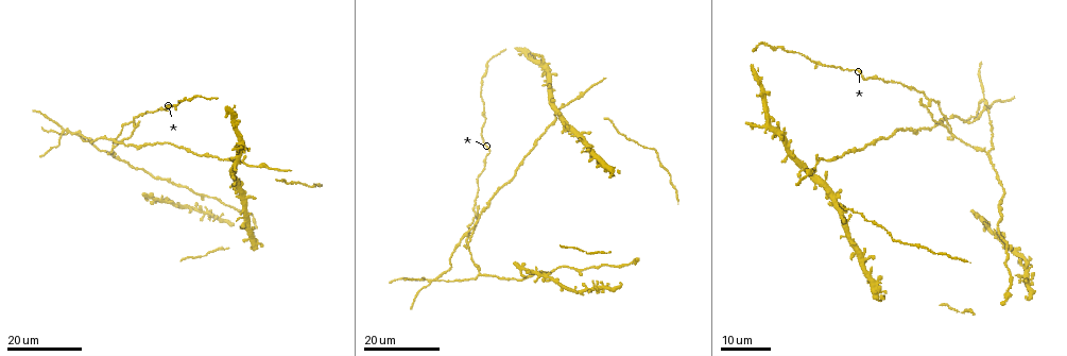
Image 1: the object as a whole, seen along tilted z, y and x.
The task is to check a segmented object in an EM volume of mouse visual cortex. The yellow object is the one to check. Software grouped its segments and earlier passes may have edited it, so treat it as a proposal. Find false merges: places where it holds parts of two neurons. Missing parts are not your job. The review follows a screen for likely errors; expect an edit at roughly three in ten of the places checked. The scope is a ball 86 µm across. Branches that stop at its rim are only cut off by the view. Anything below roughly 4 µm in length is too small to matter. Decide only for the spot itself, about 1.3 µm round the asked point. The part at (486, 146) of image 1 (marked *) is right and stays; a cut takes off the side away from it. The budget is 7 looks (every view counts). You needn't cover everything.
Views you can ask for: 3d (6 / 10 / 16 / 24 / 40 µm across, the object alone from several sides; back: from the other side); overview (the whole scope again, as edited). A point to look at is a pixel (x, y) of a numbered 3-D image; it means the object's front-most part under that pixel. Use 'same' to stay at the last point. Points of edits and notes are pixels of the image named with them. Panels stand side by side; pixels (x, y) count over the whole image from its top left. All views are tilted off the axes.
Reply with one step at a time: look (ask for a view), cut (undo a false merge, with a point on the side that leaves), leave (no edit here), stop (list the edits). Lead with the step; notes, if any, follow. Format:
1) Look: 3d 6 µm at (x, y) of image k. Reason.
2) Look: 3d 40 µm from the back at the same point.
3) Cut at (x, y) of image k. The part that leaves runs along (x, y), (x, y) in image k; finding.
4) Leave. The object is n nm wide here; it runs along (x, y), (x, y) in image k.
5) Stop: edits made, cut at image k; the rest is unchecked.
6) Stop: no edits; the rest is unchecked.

Look: 3d 16 µm at (479, 273) of image 1. A fork.

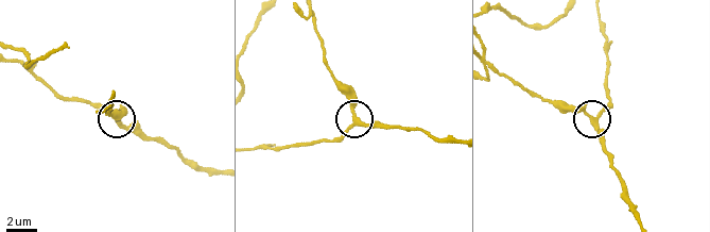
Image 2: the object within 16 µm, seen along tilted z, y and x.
Look: 3d 10 µm at (358, 123) of image 2.

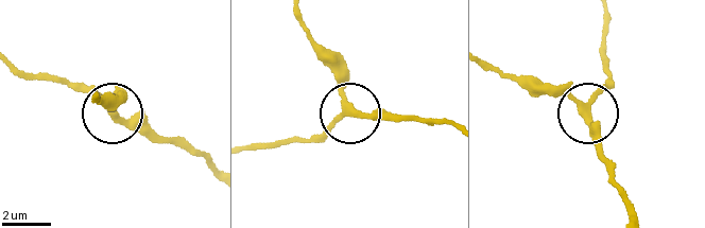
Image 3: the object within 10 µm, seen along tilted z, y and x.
Leave. The object is 240 nm wide here; it runs along (297, 13), (345, 104), (358, 111), (403, 116) in image 3; one neuron here.

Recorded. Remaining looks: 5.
Look: 3d 24 µm at (955, 136) of image 1. Three arms meet.

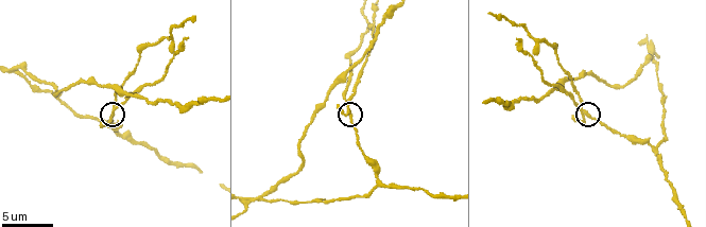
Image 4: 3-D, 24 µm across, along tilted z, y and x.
Look: 3d 10 µm at (589, 116) of image 4.

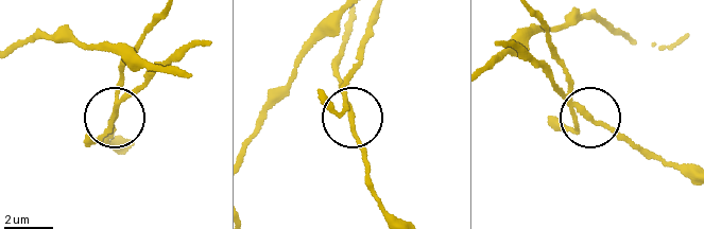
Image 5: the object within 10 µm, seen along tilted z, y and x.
Cut at (93, 139) of image 5. The object is 170 nm wide here; a second neuron is stuck on.

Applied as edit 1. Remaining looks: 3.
Look: 3d 24 µm at (562, 118) of image 1.

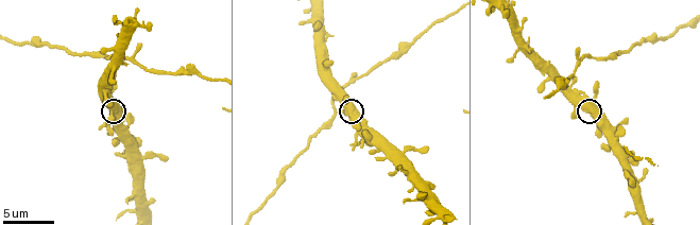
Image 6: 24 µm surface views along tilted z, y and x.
Look: 3d 10 µm at (354, 108) of image 6.

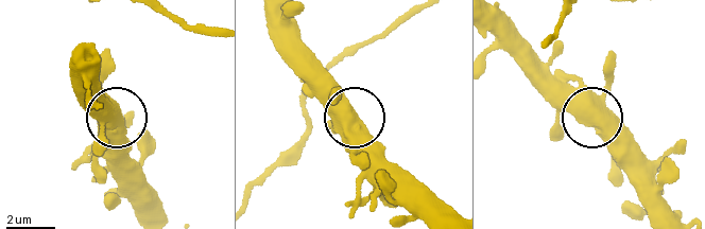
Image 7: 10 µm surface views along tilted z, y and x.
Leave. One neuron here.

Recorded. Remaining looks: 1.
Stop: edits made, cut at image 5; the rest is unchecked.

